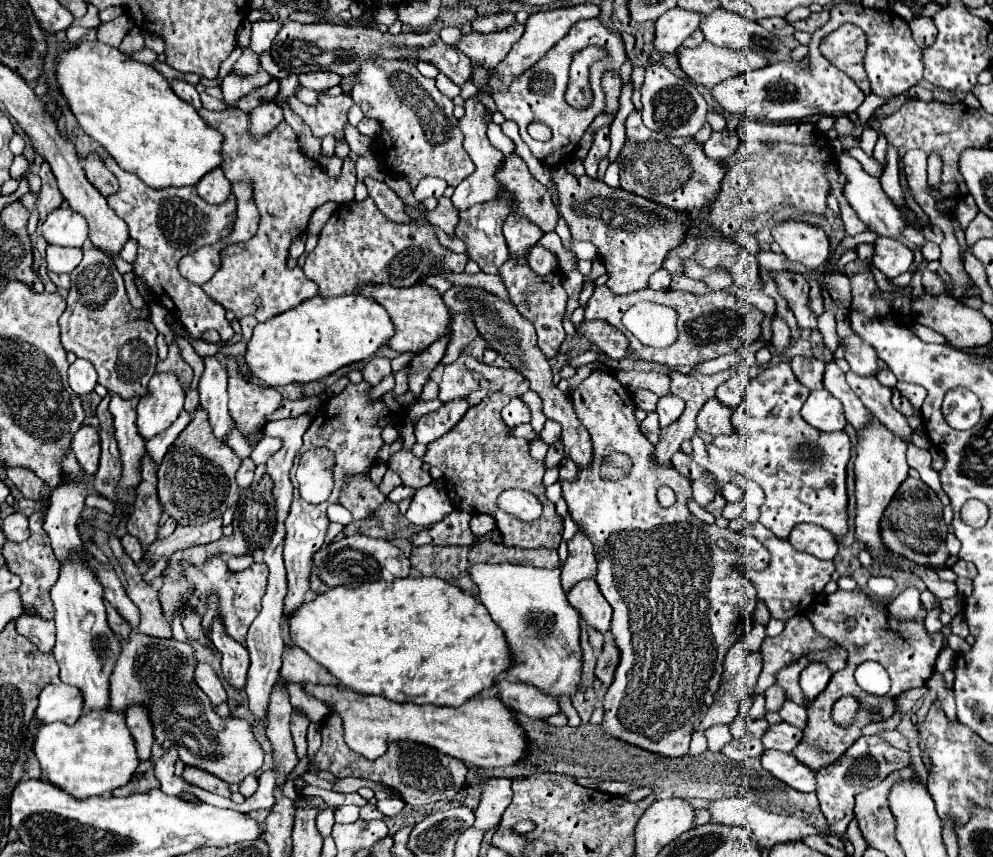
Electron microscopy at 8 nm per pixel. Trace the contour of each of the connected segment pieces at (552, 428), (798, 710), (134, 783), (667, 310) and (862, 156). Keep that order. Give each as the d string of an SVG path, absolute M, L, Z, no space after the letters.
M547 420L545 422L545 428L541 432L541 440L543 442L557 442L561 436L561 428L559 424L555 424L555 420Z
M783 702L781 710L779 710L779 716L781 716L785 722L789 722L789 724L793 724L793 726L797 726L797 728L803 728L805 722L807 722L807 712L805 712L805 708L799 706L799 704L795 704L795 702Z
M145 772L145 774L139 774L137 778L133 778L129 784L125 784L123 788L117 788L113 794L115 796L127 796L127 794L133 794L133 792L149 792L153 788L159 788L159 782L157 778L153 776L153 772Z
M639 302L627 310L623 316L623 326L647 346L667 348L679 338L677 312L671 306Z
M853 148L851 152L849 152L851 156L855 156L857 160L859 160L859 164L863 166L863 170L869 174L869 176L881 176L881 172L883 172L883 166L875 160L875 158L869 158L861 148Z

